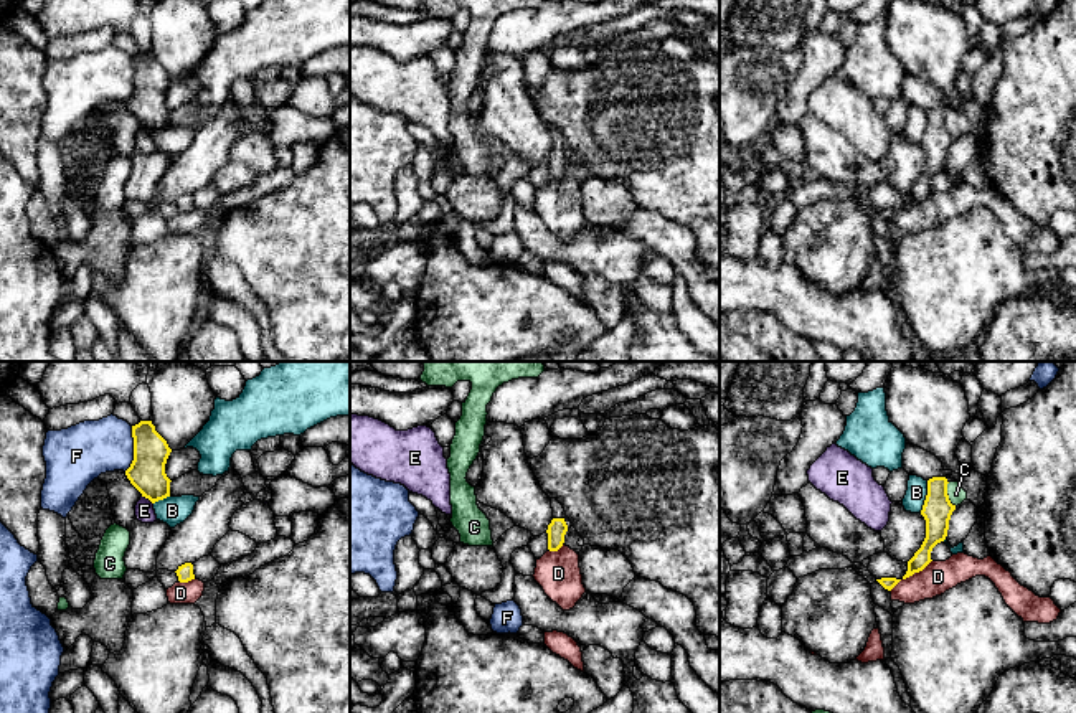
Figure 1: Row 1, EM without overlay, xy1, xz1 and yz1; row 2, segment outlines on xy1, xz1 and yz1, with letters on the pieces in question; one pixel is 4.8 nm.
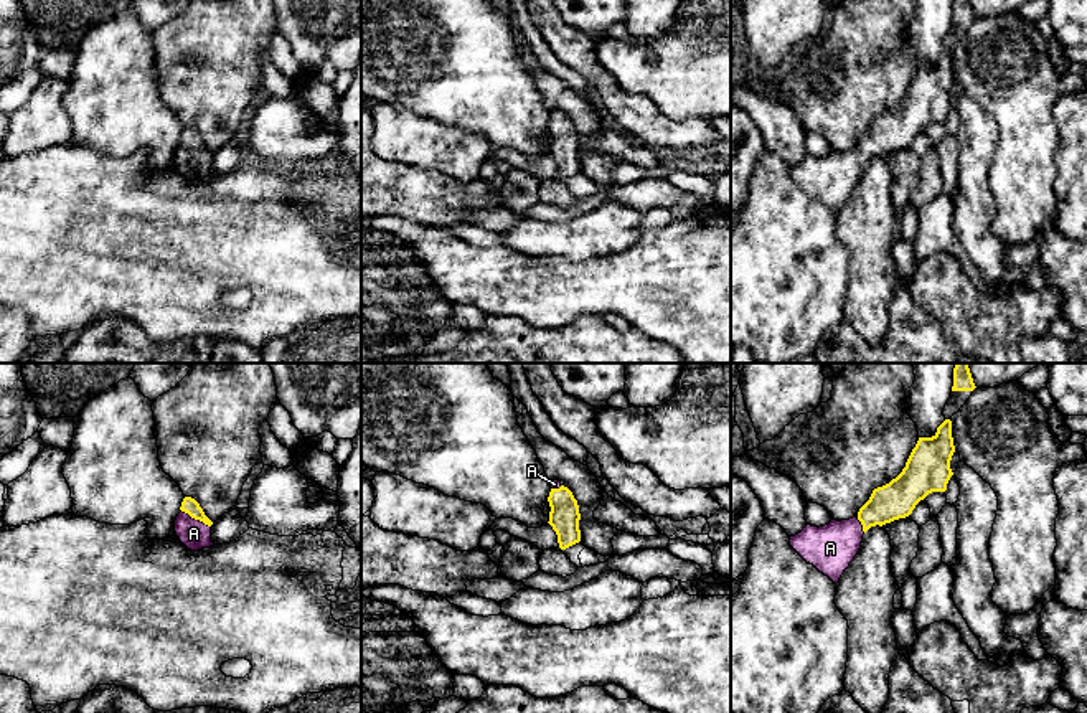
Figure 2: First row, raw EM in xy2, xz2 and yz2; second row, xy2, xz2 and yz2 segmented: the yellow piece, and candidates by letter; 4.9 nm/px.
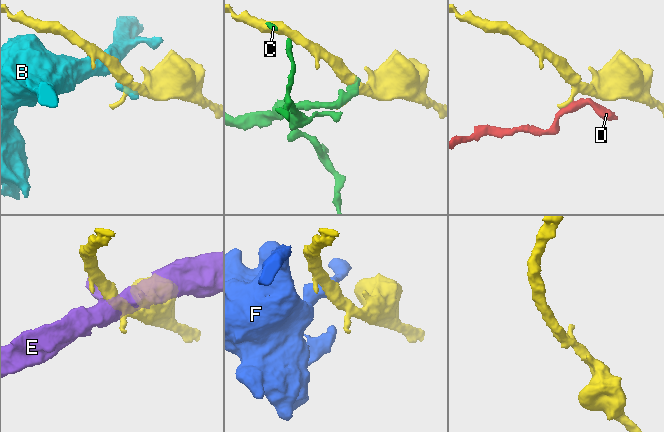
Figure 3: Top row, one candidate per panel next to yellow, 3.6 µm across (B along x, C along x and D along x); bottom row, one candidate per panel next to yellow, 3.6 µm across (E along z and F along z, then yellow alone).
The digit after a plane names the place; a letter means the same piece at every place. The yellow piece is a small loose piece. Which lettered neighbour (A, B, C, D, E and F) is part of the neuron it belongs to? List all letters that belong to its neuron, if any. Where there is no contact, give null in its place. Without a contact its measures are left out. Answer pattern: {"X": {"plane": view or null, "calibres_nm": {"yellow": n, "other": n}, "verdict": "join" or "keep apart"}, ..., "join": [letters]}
{"A": {"plane": "xy2", "calibres_nm": {"yellow": 80, "other": 140}, "verdict": "join"}, "B": {"plane": "yz1", "calibres_nm": {"yellow": 140, "other": 100}, "verdict": "keep apart"}, "C": {"plane": "yz1", "calibres_nm": {"yellow": 140, "other": 80}, "verdict": "keep apart"}, "D": {"plane": "yz1", "calibres_nm": {"yellow": 110, "other": 160}, "verdict": "keep apart"}, "E": {"plane": "xy1", "calibres_nm": {"yellow": 180, "other": 100}, "verdict": "keep apart"}, "F": {"plane": "xy1", "calibres_nm": {"yellow": 180, "other": 280}, "verdict": "keep apart"}, "join": ["A"]}

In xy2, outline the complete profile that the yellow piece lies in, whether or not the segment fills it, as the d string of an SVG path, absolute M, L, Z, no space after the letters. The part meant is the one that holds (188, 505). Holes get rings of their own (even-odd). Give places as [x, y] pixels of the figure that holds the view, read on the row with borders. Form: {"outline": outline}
{"outline": "M185 497L180 510L175 520L175 533L180 541L191 551L213 546L213 522L205 515L200 503L191 497Z"}

